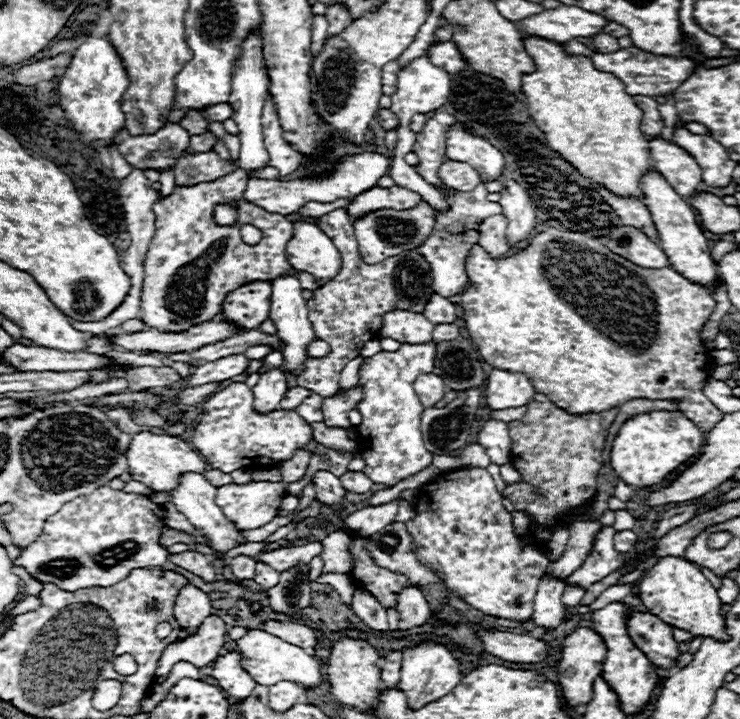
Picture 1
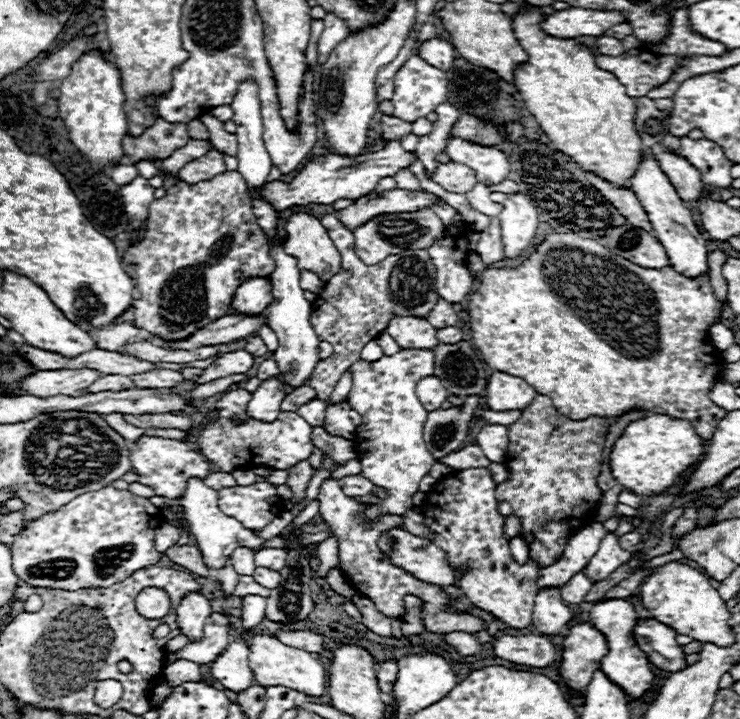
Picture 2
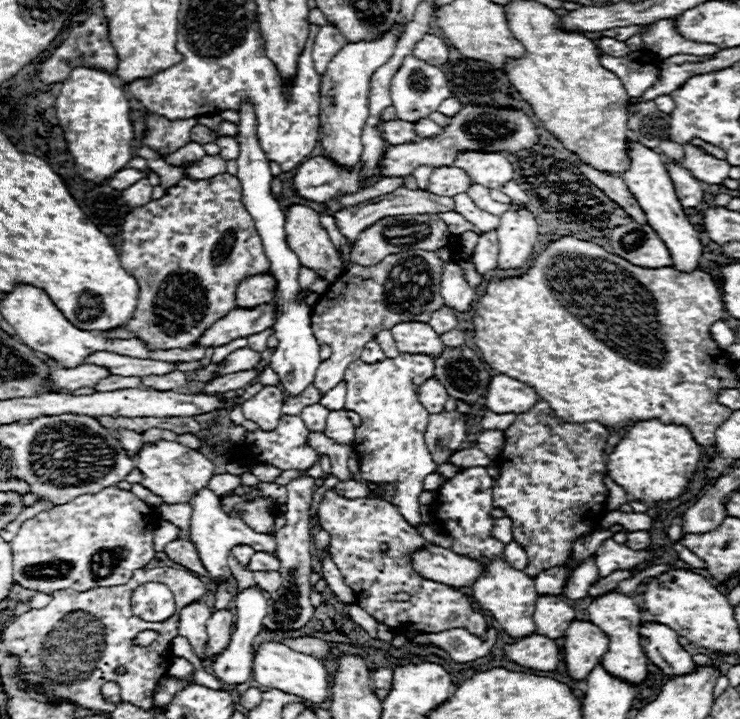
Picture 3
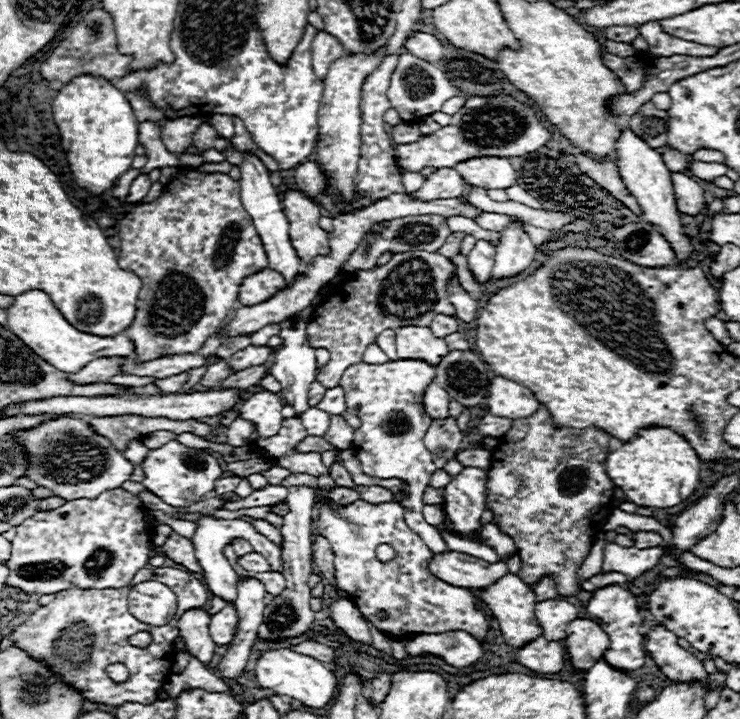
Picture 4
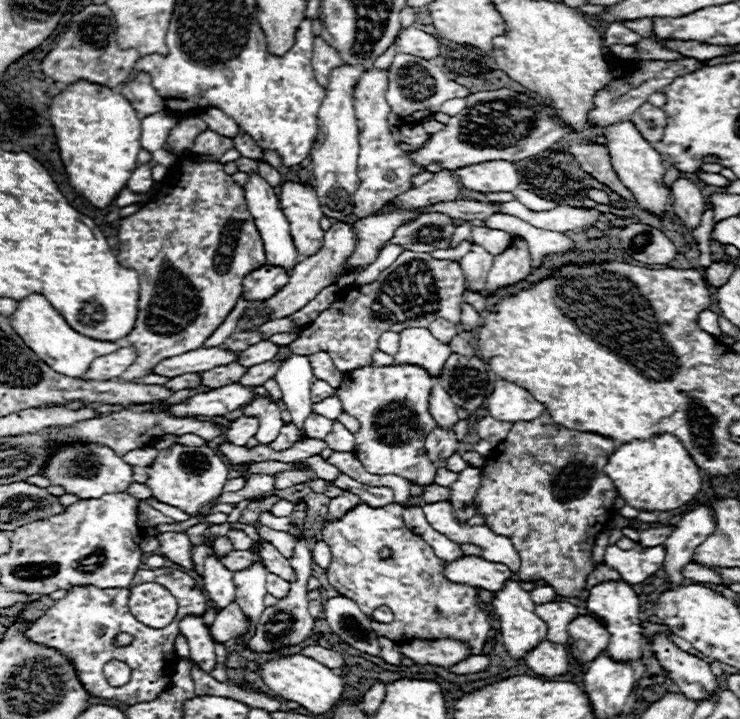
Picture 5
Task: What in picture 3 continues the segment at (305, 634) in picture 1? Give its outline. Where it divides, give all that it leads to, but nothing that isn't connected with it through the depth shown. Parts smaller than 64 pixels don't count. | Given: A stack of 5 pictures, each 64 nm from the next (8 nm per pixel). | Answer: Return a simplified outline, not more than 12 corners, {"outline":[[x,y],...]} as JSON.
{"outline":[[312,636],[284,640],[298,652],[328,658],[330,646]]}

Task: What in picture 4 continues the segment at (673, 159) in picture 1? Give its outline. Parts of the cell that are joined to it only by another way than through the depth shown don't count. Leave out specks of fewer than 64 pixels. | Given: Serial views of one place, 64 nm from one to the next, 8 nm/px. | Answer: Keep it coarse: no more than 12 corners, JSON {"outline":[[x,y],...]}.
{"outline":[[672,174],[678,212],[696,218],[704,190],[686,174]]}

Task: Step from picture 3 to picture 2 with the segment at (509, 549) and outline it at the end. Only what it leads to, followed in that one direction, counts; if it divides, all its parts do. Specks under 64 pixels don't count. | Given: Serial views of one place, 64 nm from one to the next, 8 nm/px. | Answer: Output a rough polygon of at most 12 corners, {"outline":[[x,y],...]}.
{"outline":[[522,538],[510,540],[514,560],[523,565],[529,557],[528,545]]}

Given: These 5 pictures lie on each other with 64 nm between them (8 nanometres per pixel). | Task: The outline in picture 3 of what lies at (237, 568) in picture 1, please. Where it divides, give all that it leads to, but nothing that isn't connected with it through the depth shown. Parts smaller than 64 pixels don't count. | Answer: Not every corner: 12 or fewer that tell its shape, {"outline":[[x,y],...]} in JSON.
{"outline":[[246,544],[232,548],[232,554],[242,566],[248,564],[254,550]]}

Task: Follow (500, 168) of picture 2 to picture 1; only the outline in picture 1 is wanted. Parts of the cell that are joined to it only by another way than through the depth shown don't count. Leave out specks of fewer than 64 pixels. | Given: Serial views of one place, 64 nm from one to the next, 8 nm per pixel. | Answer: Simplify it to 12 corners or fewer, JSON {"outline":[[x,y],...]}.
{"outline":[[452,126],[446,156],[468,162],[482,182],[506,168],[504,154],[480,136]]}

